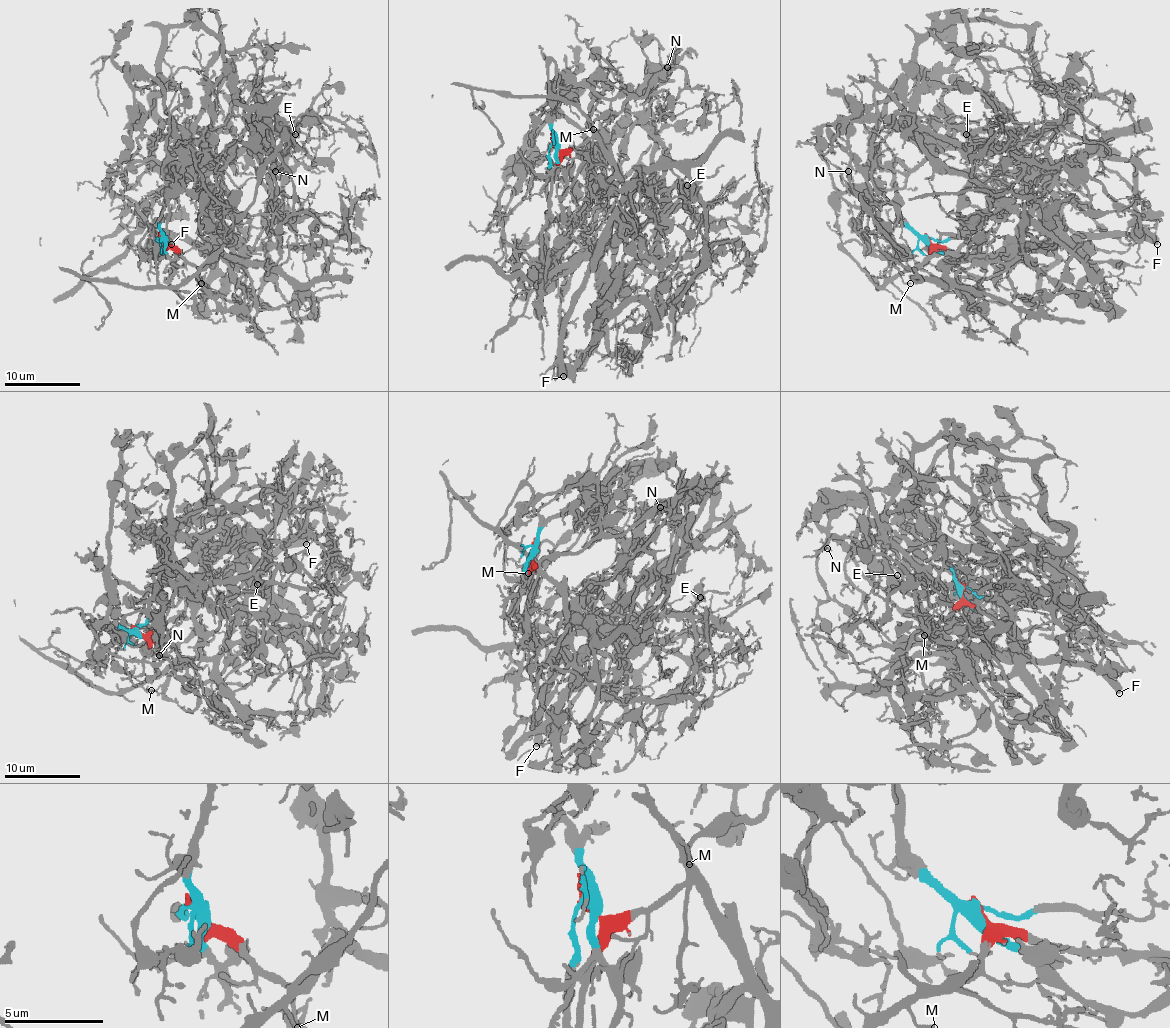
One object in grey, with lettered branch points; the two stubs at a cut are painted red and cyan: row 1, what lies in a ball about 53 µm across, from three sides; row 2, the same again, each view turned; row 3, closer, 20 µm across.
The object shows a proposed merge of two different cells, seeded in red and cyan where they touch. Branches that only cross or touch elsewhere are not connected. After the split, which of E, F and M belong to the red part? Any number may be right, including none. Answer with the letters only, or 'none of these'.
F, M

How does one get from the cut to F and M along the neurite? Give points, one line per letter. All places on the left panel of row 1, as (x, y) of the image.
F: (161, 236), (202, 267), (216, 254), (231, 255), (168, 236), (172, 244)
M: (161, 236), (200, 269), (197, 276), (200, 284)

